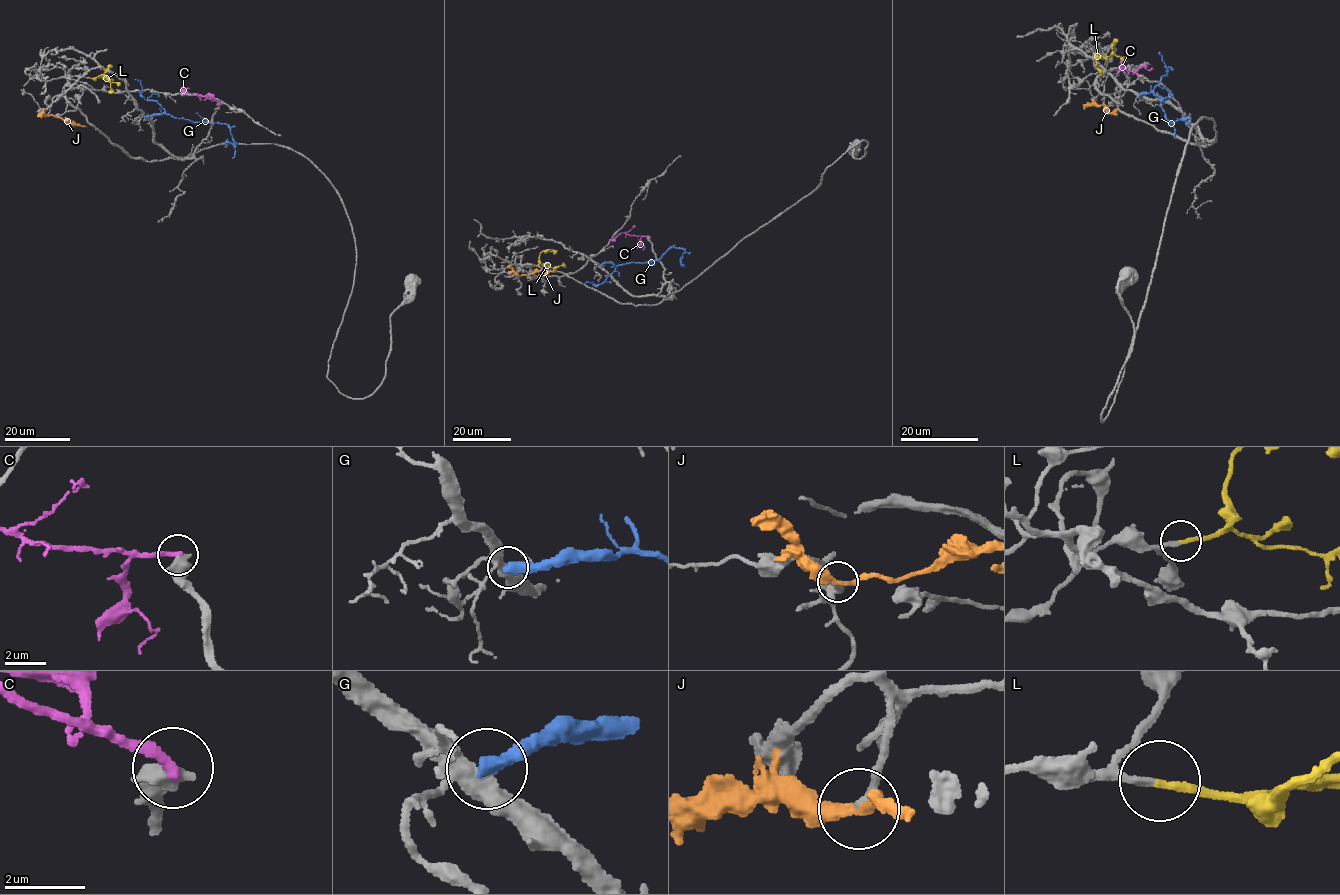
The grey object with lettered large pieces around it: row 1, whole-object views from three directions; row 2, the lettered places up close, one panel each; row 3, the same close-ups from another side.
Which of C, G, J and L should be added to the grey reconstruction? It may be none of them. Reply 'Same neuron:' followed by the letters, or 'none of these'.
Same neuron: L

